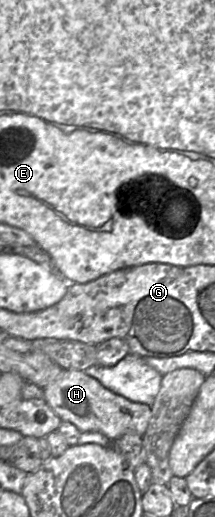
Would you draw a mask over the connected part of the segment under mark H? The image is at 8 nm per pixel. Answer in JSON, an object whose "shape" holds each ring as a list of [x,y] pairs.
{"shape":[[[64,370],[60,376],[43,388],[44,401],[51,407],[61,421],[70,422],[81,432],[100,432],[108,437],[111,442],[124,434],[137,434],[144,436],[151,418],[151,407],[132,402],[105,388],[99,381],[79,370]]]}

